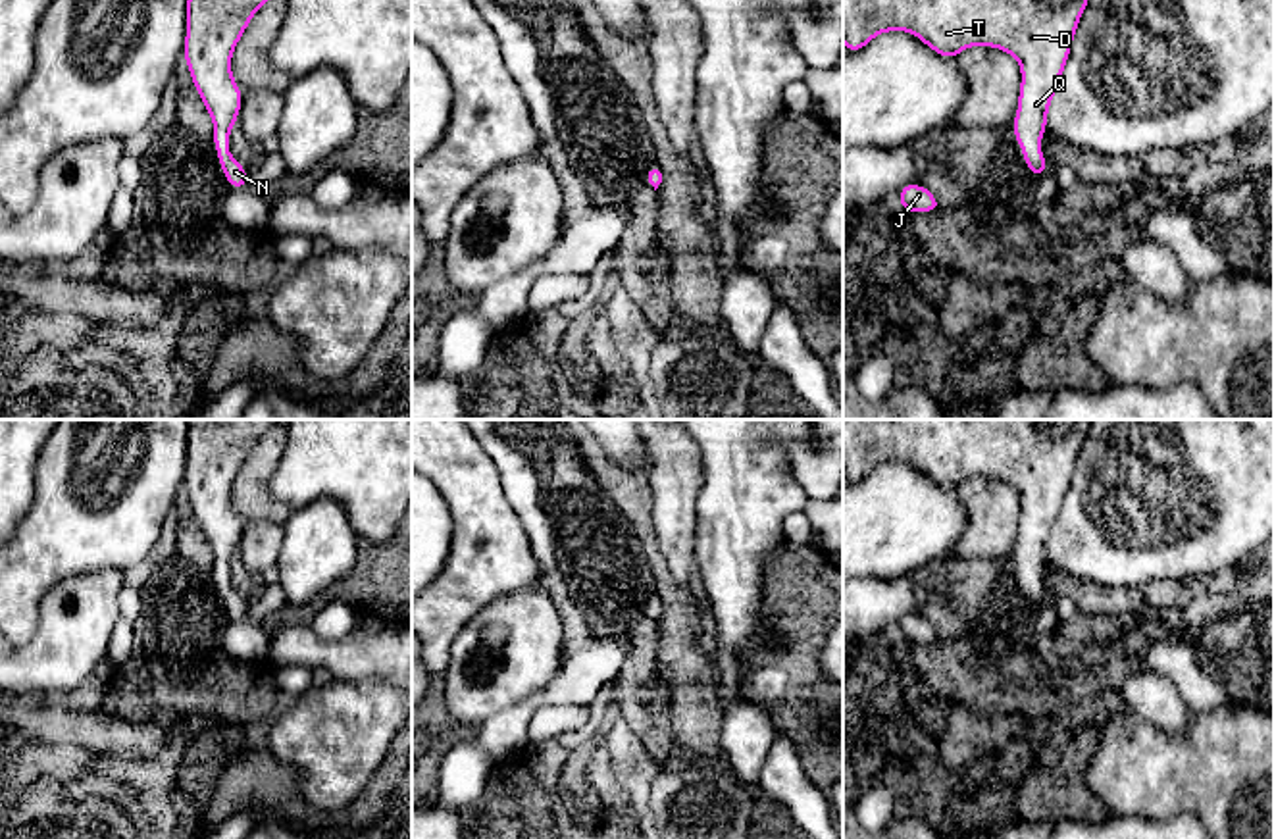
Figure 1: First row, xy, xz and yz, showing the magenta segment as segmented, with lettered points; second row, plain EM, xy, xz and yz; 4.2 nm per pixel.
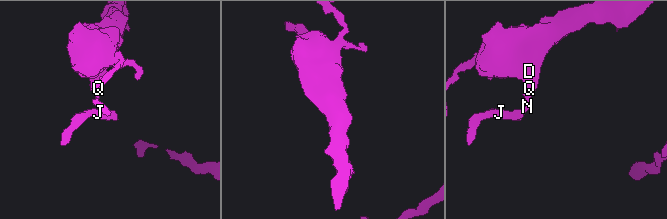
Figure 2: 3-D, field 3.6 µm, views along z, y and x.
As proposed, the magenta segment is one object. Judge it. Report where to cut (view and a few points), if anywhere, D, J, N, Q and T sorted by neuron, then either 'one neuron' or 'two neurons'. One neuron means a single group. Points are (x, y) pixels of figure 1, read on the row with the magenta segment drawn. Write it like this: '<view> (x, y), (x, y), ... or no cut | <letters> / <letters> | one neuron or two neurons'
no cut | D J N Q T | one neuron

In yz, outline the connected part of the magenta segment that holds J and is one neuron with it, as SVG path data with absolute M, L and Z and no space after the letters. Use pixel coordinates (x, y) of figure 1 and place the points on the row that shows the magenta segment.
M916 183L905 185L899 194L899 206L906 212L941 212L943 206L937 202L933 192L926 187L920 187Z

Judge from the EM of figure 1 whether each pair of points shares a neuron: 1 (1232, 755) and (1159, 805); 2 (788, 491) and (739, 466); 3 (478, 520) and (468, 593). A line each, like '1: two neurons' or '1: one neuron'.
1: one neuron
2: one neuron
3: one neuron

